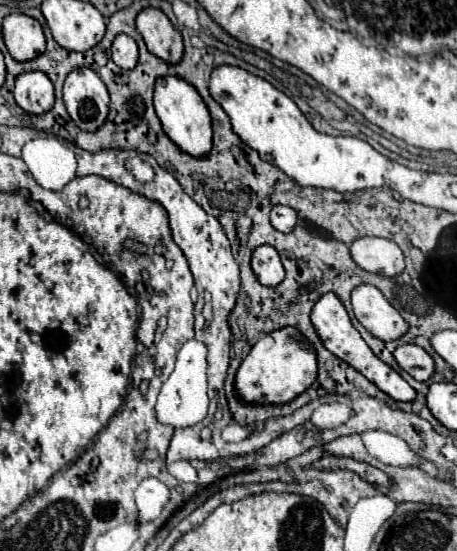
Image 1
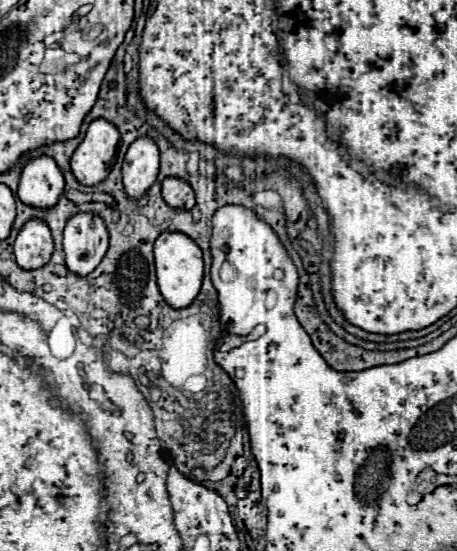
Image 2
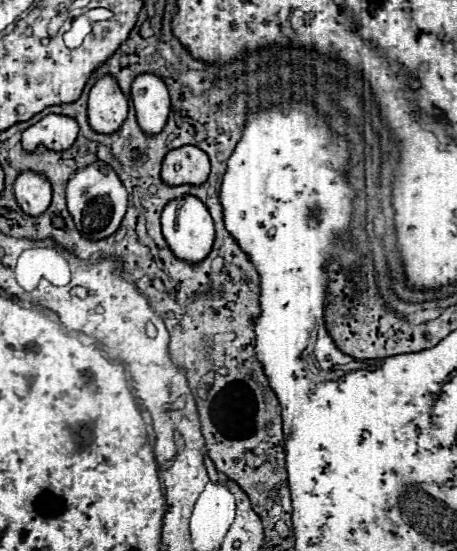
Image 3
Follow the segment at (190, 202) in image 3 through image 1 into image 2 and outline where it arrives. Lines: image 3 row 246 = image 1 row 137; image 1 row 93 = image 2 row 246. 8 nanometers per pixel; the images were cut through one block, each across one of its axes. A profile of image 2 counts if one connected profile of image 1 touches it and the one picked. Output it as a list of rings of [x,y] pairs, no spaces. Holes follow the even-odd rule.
[[[162,232],[154,244],[154,260],[156,260],[158,288],[164,300],[176,310],[188,308],[200,292],[200,284],[204,276],[202,250],[198,248],[198,244],[182,232]]]

